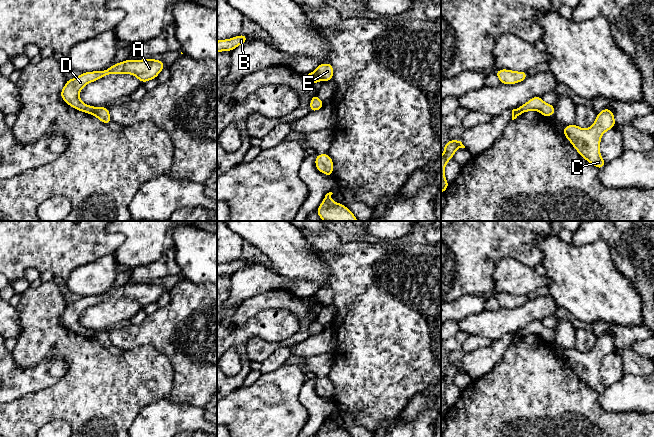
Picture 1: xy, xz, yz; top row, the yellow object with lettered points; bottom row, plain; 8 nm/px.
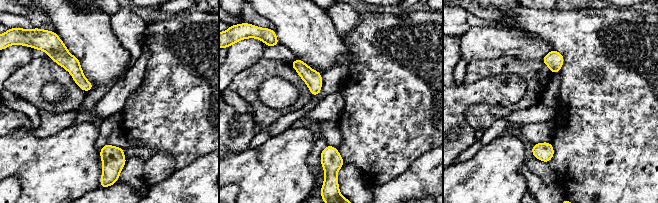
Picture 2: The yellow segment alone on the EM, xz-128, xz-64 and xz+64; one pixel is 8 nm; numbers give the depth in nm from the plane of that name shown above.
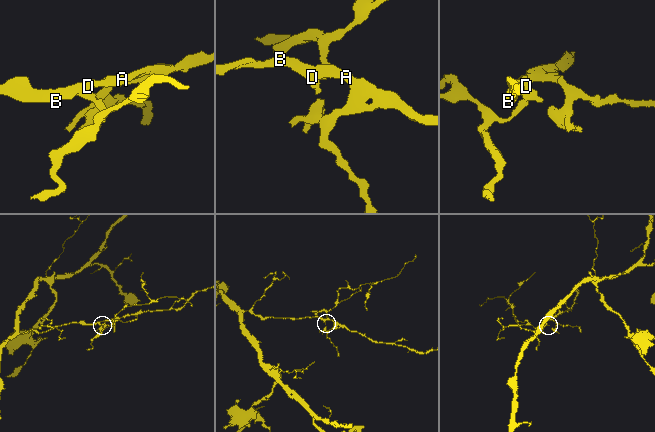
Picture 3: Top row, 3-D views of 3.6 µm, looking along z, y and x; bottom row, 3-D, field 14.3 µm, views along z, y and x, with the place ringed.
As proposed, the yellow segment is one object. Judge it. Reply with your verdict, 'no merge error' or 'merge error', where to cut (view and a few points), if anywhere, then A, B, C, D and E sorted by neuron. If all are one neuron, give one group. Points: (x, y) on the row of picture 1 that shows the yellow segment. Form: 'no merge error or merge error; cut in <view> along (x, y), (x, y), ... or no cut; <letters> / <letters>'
merge error; cut in xz along (314, 71), (319, 78); A B C D / E

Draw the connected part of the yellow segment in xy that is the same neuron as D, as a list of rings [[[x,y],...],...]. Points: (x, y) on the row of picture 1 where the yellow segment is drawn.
[[[127,59],[124,62],[116,63],[103,71],[84,72],[76,78],[67,79],[62,88],[60,96],[69,106],[80,112],[92,114],[96,107],[83,103],[79,94],[88,83],[97,81],[109,74],[131,74],[138,78],[141,83],[157,78],[165,68],[164,62],[157,59]]]

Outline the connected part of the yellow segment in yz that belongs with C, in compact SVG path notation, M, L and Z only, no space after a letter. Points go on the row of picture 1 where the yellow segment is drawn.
M605 108L597 113L597 117L591 127L583 129L576 124L572 124L563 127L563 134L582 158L596 168L602 169L606 162L600 154L601 137L607 130L615 126L613 111Z

